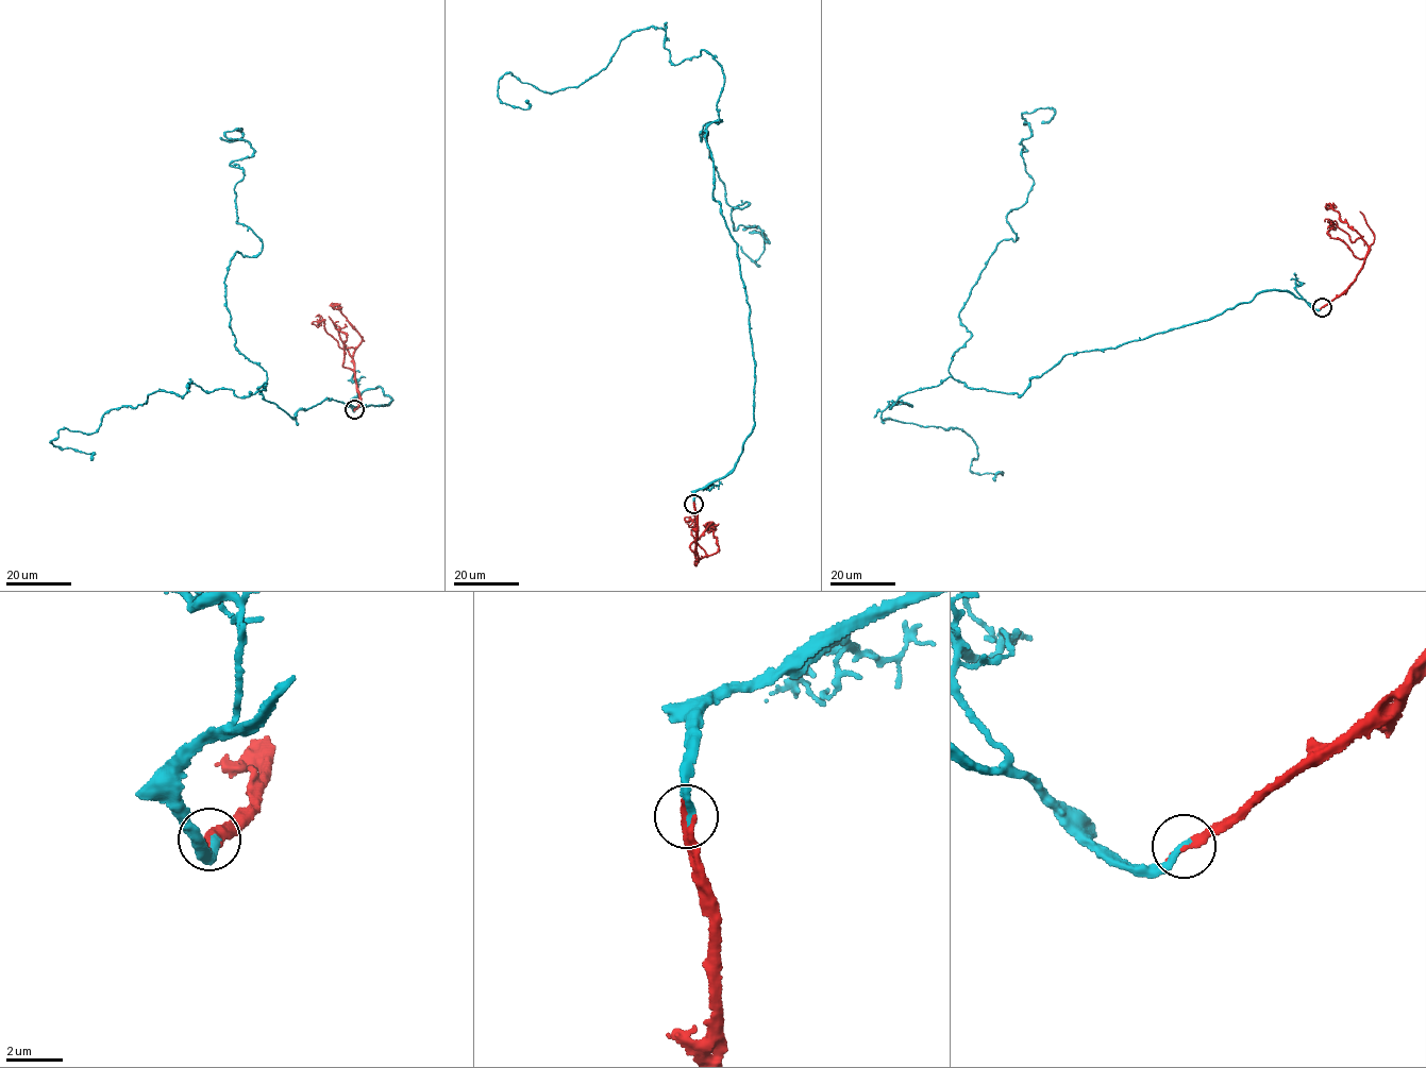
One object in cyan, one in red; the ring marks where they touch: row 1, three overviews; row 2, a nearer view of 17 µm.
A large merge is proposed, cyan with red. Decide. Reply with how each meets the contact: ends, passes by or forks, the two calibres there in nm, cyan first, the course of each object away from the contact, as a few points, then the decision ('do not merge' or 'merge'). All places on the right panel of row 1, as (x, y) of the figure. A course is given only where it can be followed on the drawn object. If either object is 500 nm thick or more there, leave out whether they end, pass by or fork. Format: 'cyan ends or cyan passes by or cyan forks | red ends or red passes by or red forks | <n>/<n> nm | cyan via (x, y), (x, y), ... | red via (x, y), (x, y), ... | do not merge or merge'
cyan ends | red ends | 280/360 nm | cyan via (1322, 307), (1265, 290), (1022, 394), (969, 389), (959, 311), (1017, 240), (1042, 121) | red via (1322, 307), (1354, 281), (1369, 250), (1368, 244), (1331, 208), (1334, 203), (1332, 206) | merge

